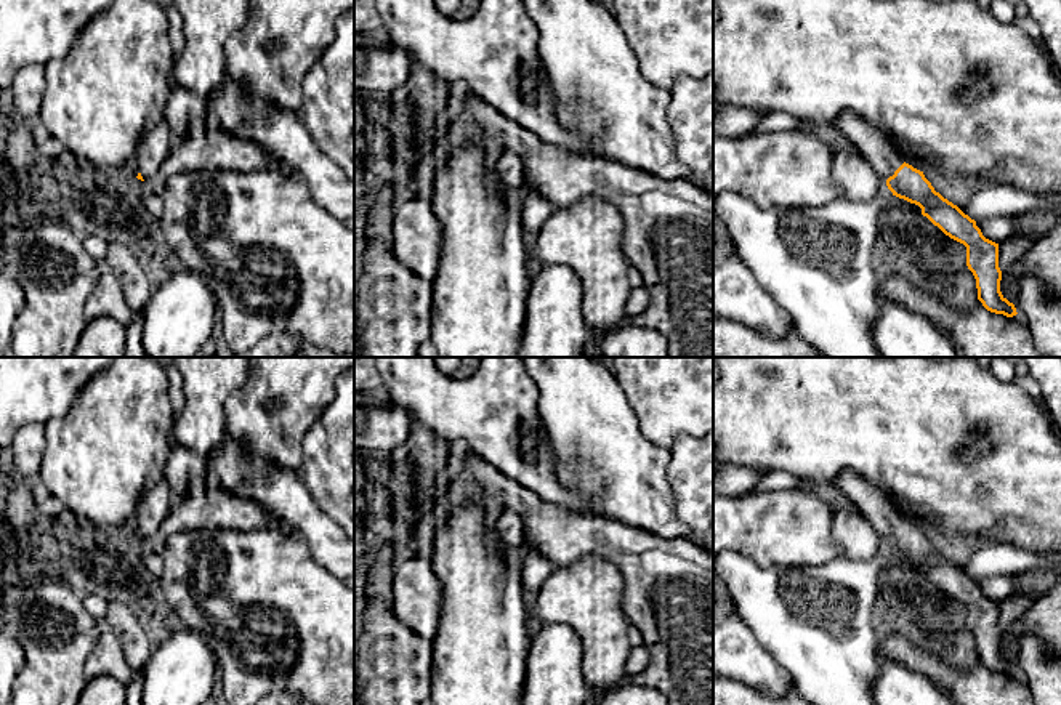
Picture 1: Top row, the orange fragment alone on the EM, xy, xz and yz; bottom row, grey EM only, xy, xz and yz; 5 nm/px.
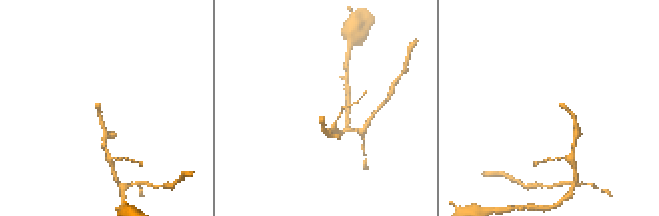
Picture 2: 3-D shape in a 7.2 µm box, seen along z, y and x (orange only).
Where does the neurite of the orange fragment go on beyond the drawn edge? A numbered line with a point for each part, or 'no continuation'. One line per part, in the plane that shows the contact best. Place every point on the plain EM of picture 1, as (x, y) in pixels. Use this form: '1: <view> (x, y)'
1: yz (874, 503)

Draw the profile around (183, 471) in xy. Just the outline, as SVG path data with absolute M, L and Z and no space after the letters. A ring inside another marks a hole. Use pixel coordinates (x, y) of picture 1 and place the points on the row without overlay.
M173 445L163 468L163 481L170 487L171 502L205 489L202 458L186 447Z

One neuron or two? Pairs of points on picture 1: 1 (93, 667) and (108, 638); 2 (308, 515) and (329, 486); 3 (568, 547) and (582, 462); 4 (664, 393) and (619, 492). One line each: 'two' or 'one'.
1: one
2: two
3: two
4: two

